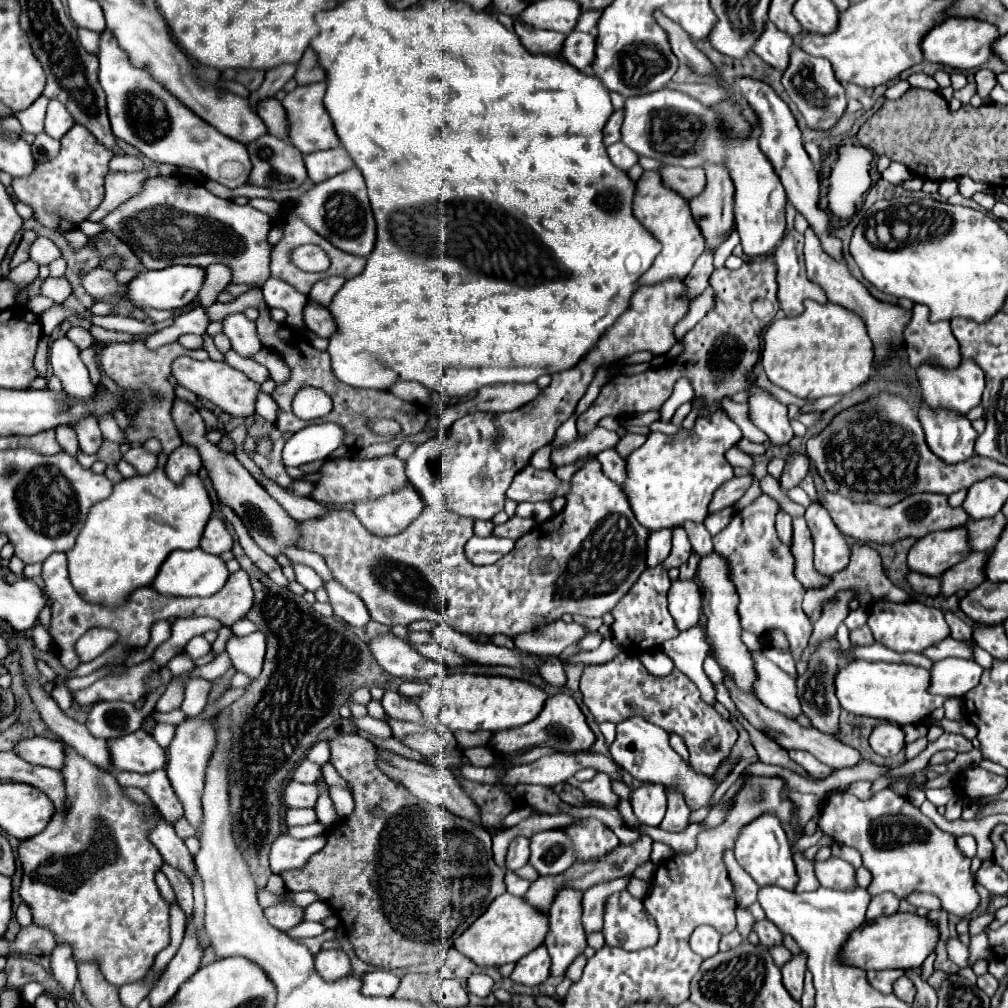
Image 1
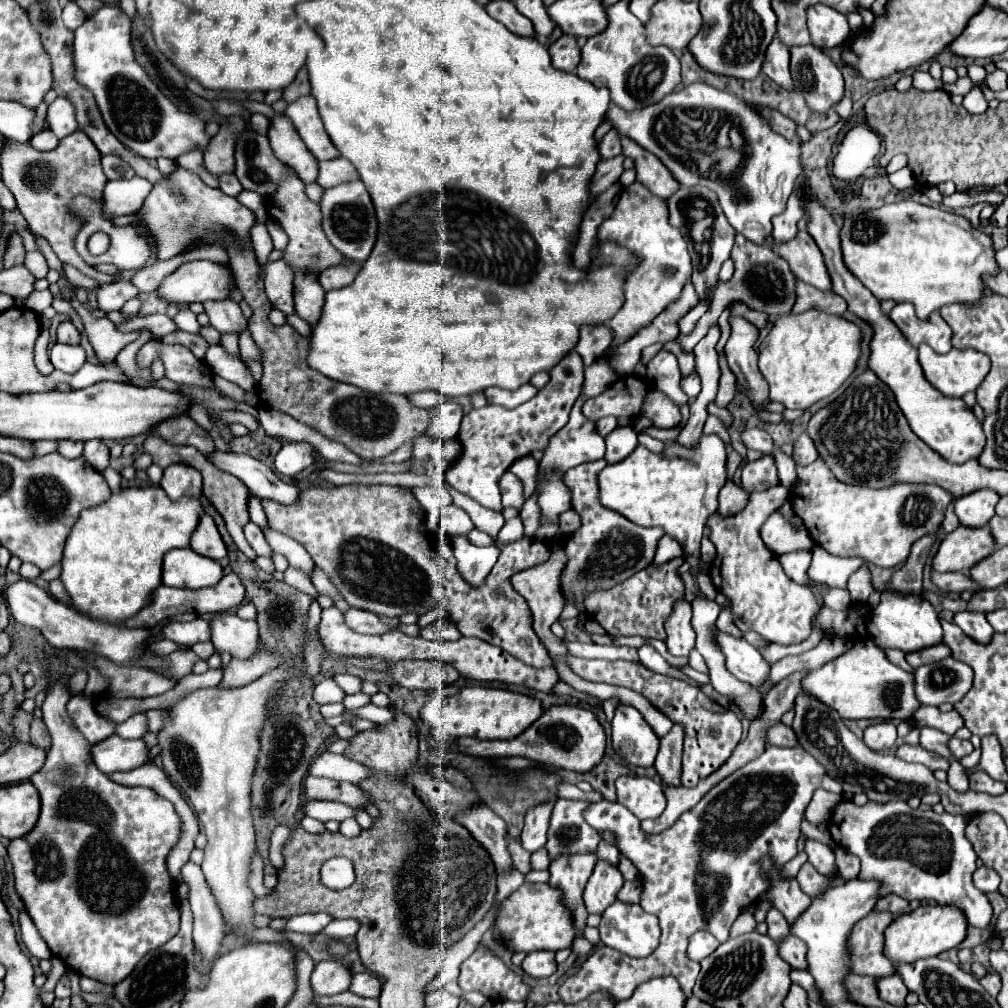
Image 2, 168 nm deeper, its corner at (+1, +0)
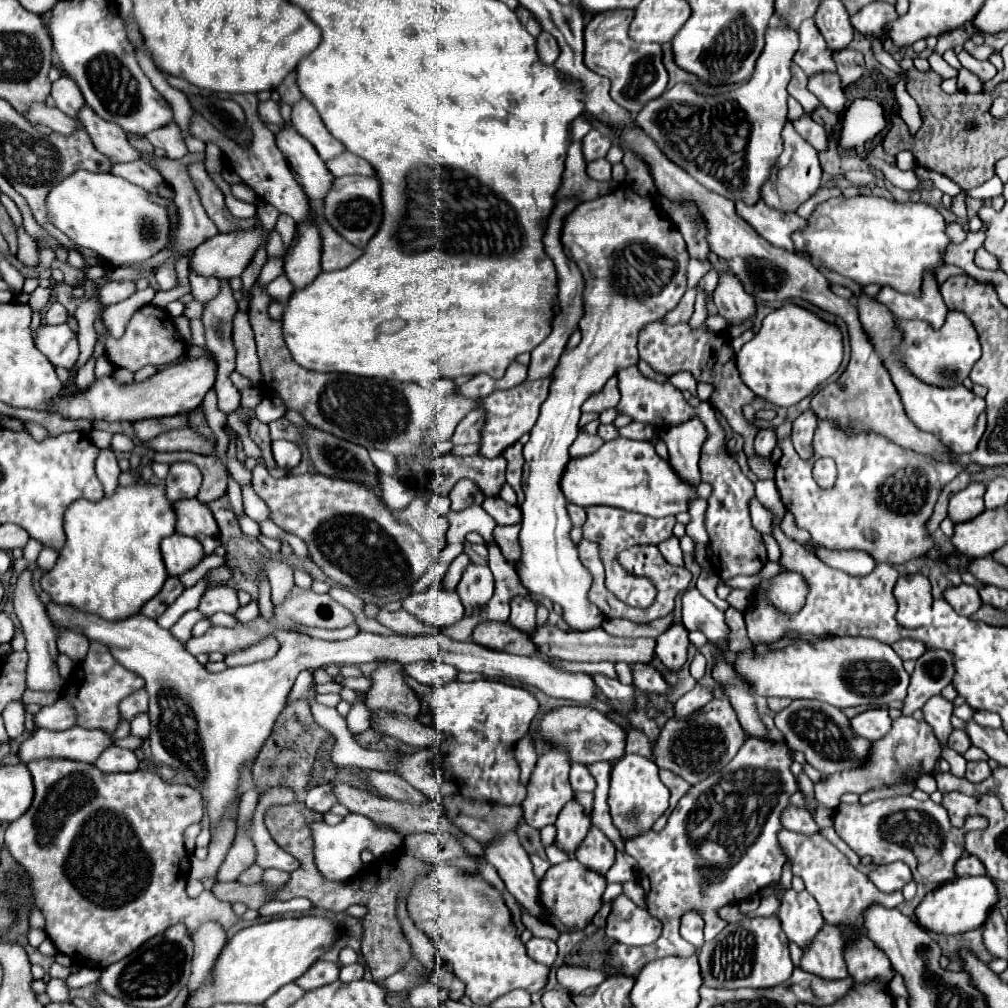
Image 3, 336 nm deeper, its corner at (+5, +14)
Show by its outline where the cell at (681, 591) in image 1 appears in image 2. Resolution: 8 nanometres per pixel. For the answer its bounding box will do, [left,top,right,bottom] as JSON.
[665,598,695,656]

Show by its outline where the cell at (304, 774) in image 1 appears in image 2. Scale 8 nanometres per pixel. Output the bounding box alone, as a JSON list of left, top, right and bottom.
[309,752,369,784]

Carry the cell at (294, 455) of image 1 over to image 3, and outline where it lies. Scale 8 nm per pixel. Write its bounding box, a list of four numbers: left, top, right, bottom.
[271,440,301,470]

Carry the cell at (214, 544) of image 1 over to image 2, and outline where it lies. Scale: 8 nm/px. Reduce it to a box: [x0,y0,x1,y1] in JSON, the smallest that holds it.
[191,514,227,560]

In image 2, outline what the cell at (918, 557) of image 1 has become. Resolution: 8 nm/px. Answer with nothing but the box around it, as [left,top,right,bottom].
[933,526,995,572]

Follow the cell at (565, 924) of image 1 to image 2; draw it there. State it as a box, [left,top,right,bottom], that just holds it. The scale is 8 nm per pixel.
[549,854,597,938]

